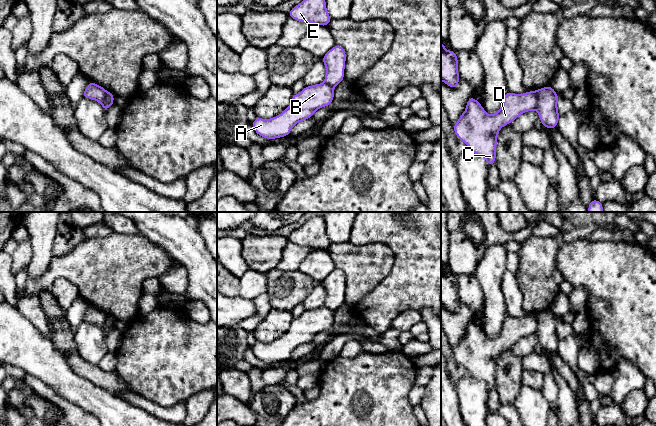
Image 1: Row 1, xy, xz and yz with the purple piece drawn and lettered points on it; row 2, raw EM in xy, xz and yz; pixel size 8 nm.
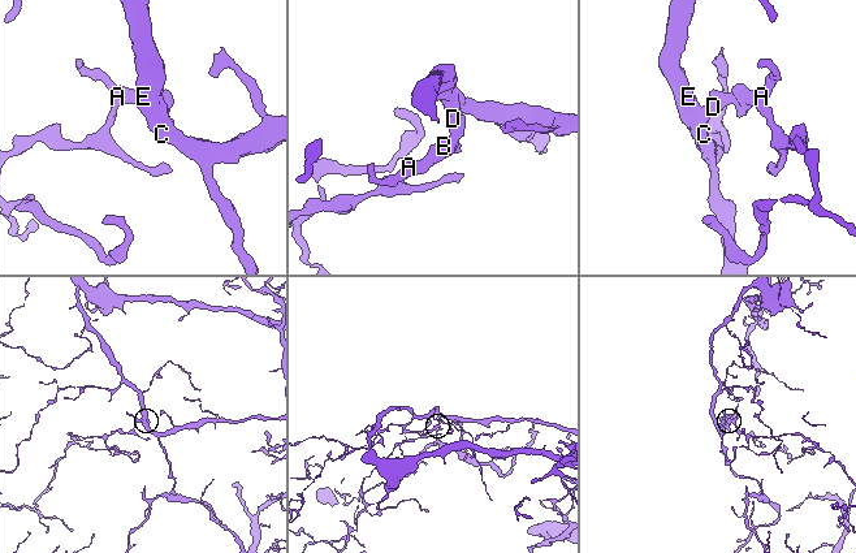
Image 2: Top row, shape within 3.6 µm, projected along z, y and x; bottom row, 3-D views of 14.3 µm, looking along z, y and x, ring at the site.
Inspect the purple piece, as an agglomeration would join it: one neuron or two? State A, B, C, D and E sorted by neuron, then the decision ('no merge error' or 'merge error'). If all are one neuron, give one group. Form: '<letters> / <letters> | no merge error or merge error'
A B / C D E | merge error

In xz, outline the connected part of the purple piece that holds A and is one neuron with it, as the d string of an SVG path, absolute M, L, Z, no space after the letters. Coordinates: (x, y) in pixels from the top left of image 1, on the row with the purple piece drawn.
M326 82L305 86L300 93L293 94L289 106L281 114L271 119L256 117L251 123L252 128L259 136L270 140L288 136L295 124L311 118L316 110L325 106L330 106L333 99L334 87Z

